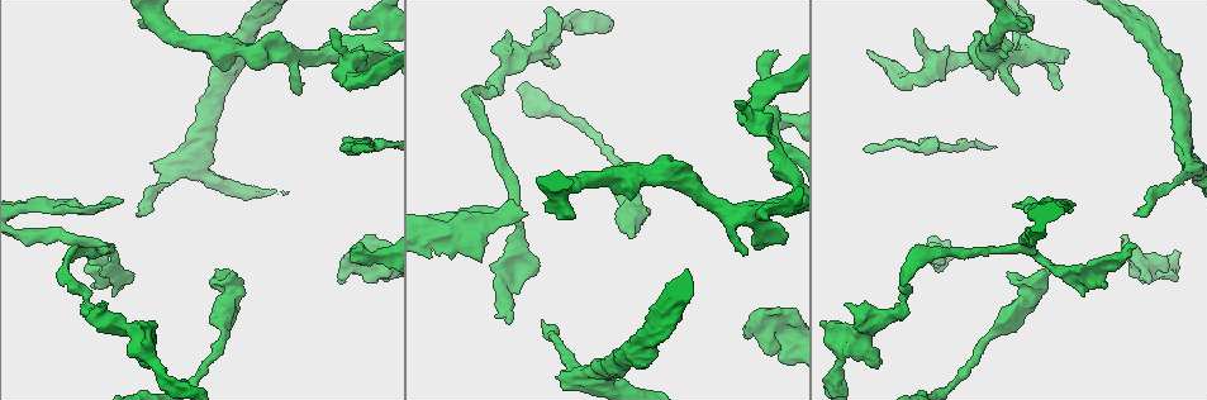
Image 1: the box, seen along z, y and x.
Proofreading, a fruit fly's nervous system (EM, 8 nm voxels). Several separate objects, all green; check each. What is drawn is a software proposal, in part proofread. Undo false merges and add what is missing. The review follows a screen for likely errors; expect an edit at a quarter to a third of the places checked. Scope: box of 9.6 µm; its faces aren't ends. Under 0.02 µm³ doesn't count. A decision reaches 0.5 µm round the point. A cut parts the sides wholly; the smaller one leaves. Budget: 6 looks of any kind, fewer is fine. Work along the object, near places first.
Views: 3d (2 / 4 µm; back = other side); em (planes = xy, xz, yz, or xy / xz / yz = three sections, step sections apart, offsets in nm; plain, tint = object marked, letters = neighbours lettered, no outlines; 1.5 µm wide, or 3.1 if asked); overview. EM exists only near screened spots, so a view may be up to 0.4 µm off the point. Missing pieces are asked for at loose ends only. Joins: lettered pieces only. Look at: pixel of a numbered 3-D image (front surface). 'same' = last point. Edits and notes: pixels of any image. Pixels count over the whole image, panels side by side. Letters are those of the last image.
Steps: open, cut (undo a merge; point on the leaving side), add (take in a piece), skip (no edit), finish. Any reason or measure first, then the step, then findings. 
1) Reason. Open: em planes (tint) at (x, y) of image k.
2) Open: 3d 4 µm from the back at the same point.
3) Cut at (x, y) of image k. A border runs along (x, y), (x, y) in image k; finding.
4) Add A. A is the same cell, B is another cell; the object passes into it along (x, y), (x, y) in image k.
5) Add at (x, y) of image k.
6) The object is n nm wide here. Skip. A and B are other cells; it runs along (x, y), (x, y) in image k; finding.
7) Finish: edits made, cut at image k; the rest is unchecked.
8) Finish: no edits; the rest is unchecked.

An open end. Open: em yz step 8 (letters) at (555, 63) of image 1.

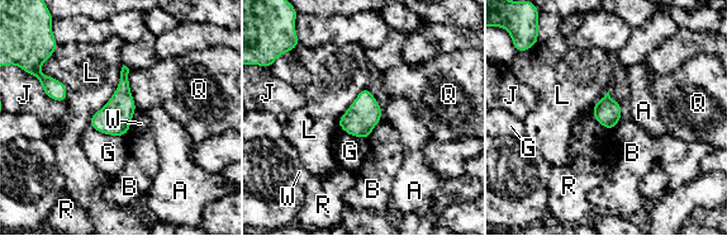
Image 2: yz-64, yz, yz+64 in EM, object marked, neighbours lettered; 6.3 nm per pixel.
Skip. A, B, G, J, L, Q, R and W are other cells; a border runs along (592, 108), (592, 116), (612, 130) in image 2; no lettered piece goes on from it.

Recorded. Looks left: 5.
Stops while still wide. Open: 3d 4 µm at (634, 235) of image 1.

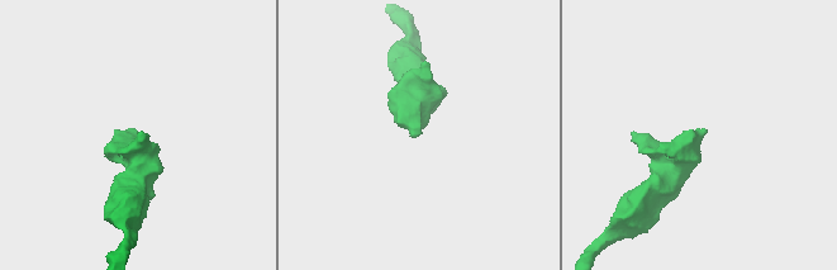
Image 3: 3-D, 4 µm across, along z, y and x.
Need the tissue. Open: em xz step 8 (letters) at (703, 128) of image 3.

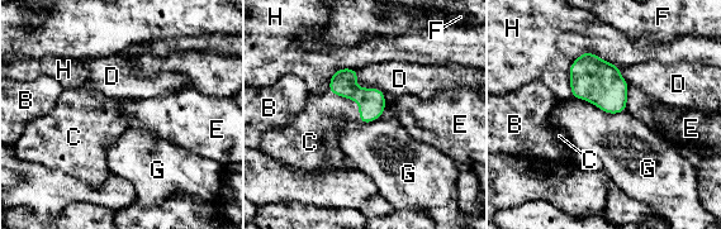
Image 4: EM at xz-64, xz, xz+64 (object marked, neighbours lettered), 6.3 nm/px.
Add C. C is the same cell, B, D, E, F, G and H are other cells; it goes on there.

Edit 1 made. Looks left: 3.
An open end. Open: em xy step 8 (tint) at (556, 377) of image 1.

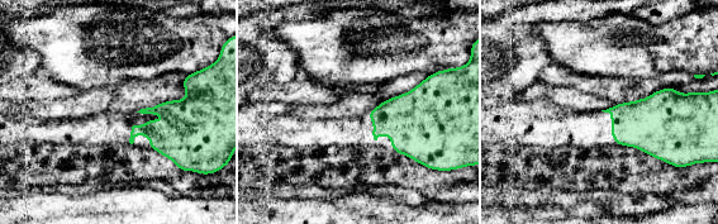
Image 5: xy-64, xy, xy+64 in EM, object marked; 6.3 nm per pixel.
What lies round it. Open: em xy step 8 (letters) at the same point.

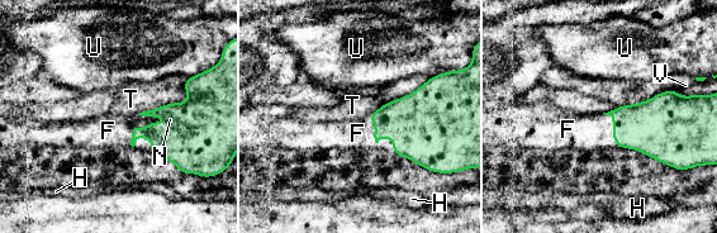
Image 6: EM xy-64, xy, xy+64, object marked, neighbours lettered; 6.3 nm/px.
Add F. F is the same cell, H, N, T, U and V are other cells; the object passes into it along (412, 123), (378, 142), (357, 133) in image 6; the neuron continues.

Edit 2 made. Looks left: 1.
Finish: edits made, add at image 4, add at image 6; the rest is unchecked.

